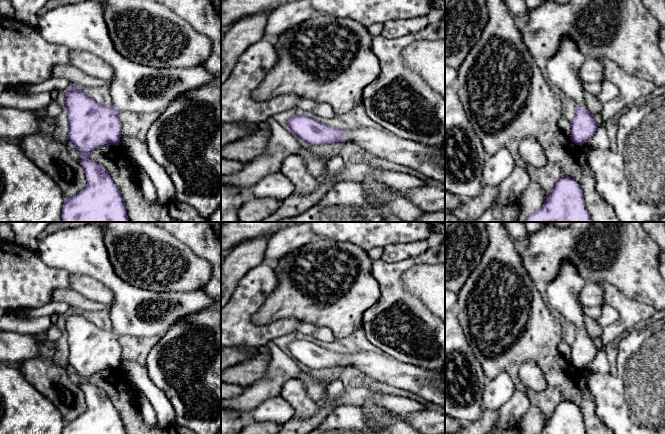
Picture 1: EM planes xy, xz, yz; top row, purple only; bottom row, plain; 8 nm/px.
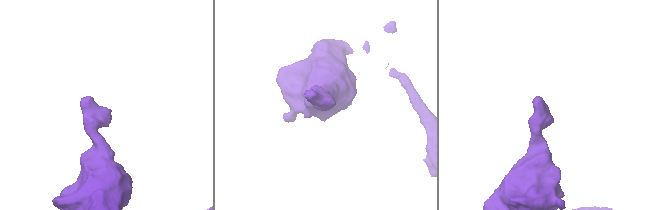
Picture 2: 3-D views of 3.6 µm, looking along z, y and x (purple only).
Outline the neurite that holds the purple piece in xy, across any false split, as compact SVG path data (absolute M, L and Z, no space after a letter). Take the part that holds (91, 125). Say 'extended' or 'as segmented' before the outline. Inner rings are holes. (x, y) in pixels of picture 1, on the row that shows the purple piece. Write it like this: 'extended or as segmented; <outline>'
extended; M85 0L49 10L38 17L36 28L46 41L64 45L69 50L93 53L113 68L113 78L109 86L112 107L99 104L78 87L70 87L65 95L65 109L69 121L67 139L81 154L80 165L84 170L87 185L79 193L65 199L62 206L62 222L130 222L117 185L108 171L92 161L89 154L101 147L119 145L122 134L120 112L160 114L178 96L211 82L213 75L203 65L161 69L132 62L120 55L109 37L101 0Z

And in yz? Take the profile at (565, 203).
as segmented; M561 177L547 195L543 205L523 222L592 222L580 184L573 178Z

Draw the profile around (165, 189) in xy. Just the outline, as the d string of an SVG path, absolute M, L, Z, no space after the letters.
M122 133L122 142L130 151L134 161L147 173L153 182L158 201L167 205L176 199L175 186L166 171L151 157L146 143Z

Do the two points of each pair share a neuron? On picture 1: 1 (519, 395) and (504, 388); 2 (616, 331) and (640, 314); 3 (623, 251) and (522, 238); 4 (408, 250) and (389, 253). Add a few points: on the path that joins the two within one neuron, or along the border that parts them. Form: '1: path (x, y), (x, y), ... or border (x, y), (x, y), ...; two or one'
1: border (516, 390), (498, 410); two
2: path (622, 325), (634, 314); one
3: border (528, 234), (528, 243), (525, 246), (519, 247); two
4: path (403, 251), (394, 253); one

